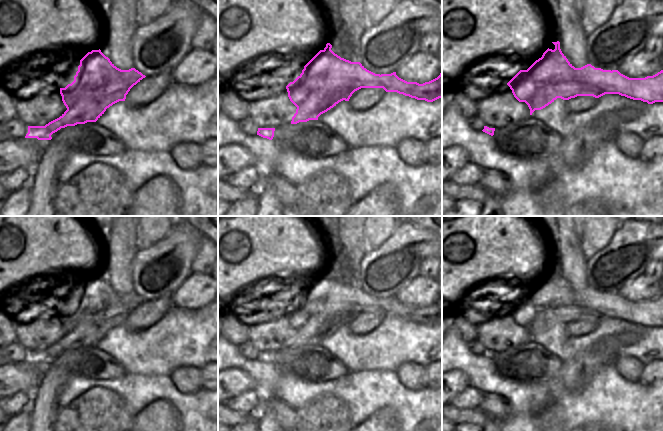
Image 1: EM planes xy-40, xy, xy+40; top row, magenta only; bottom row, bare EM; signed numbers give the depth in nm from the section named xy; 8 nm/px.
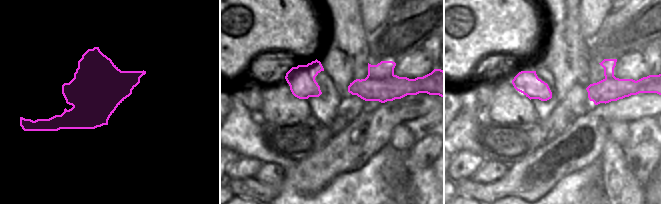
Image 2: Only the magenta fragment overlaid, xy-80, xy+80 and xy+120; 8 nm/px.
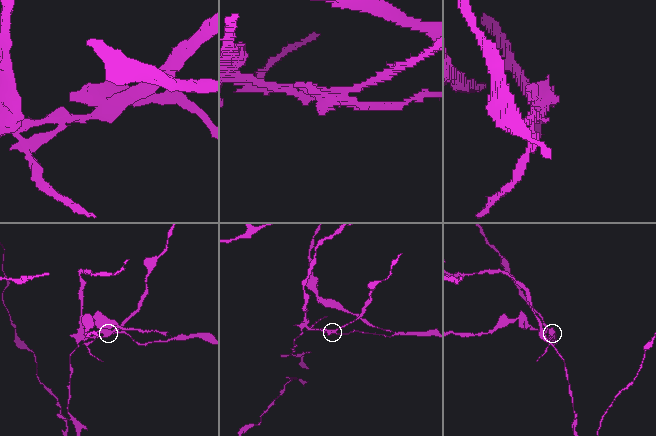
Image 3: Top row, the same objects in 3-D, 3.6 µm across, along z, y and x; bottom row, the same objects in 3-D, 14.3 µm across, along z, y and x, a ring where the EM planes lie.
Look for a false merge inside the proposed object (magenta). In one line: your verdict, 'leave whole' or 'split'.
split

